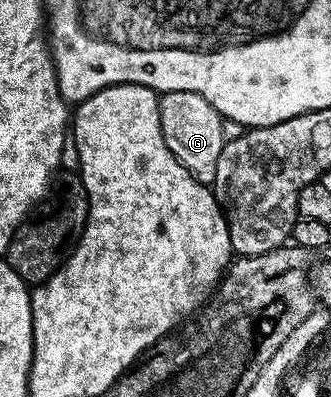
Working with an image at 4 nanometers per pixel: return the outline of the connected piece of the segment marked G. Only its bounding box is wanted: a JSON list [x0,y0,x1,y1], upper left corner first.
[159,90,226,187]

